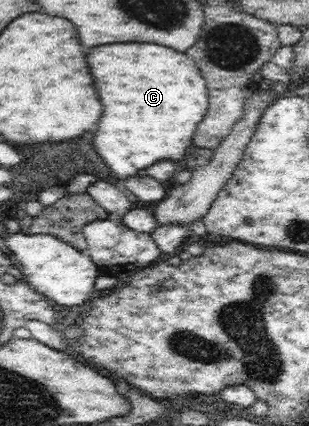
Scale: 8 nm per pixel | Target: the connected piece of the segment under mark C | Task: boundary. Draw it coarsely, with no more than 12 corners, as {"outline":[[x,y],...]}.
{"outline":[[87,53],[93,145],[120,181],[181,159],[209,107],[185,53]]}

